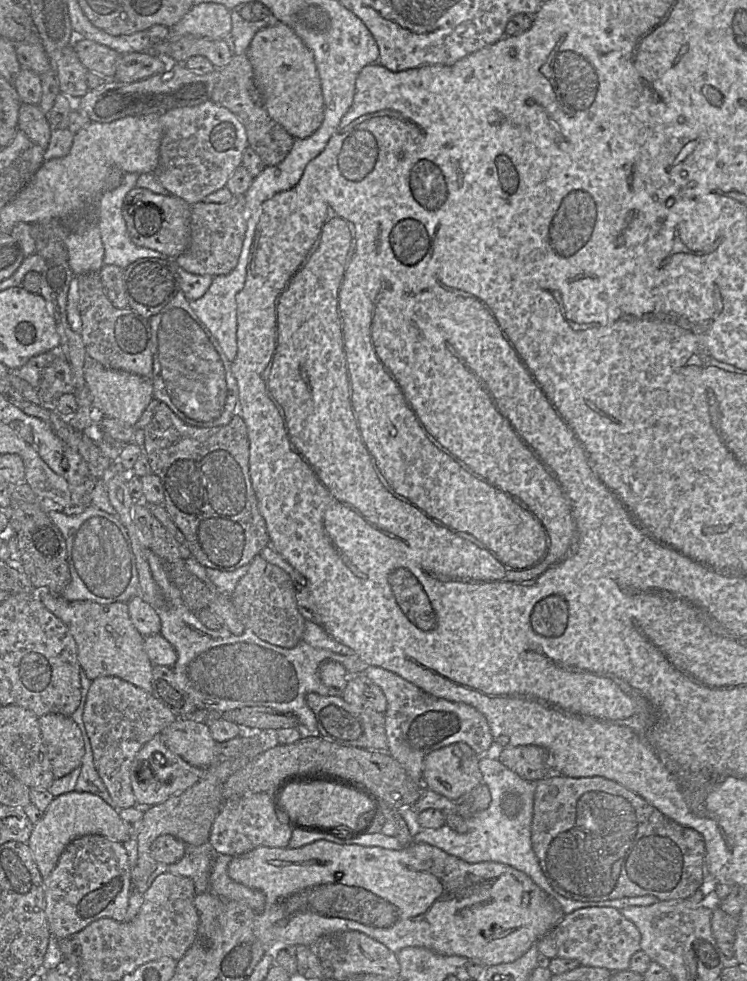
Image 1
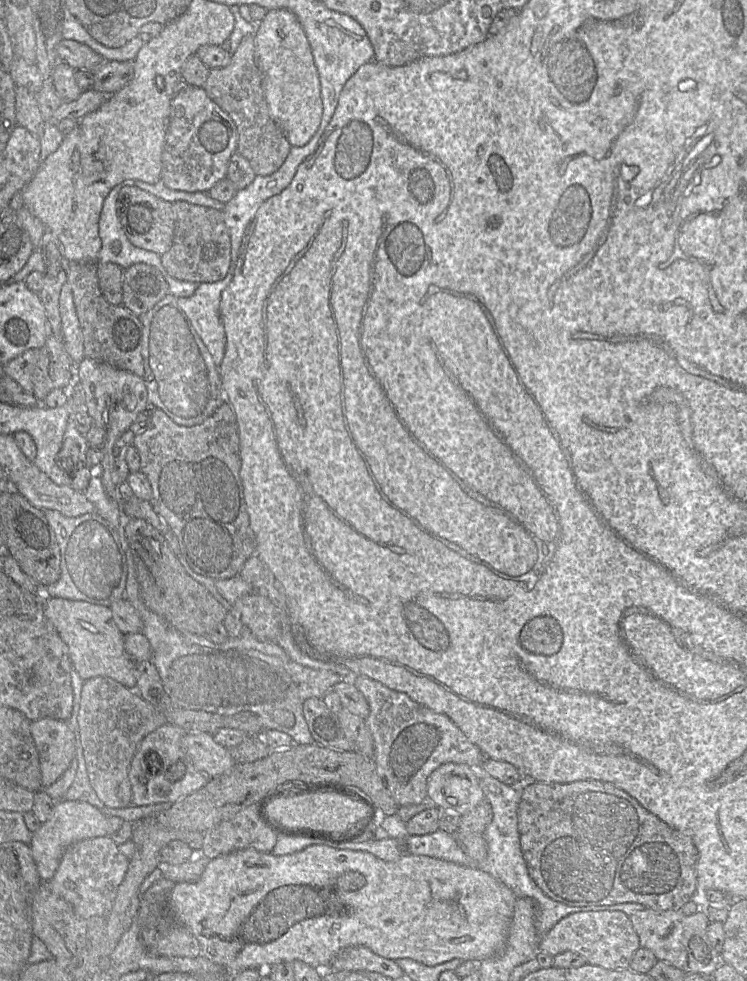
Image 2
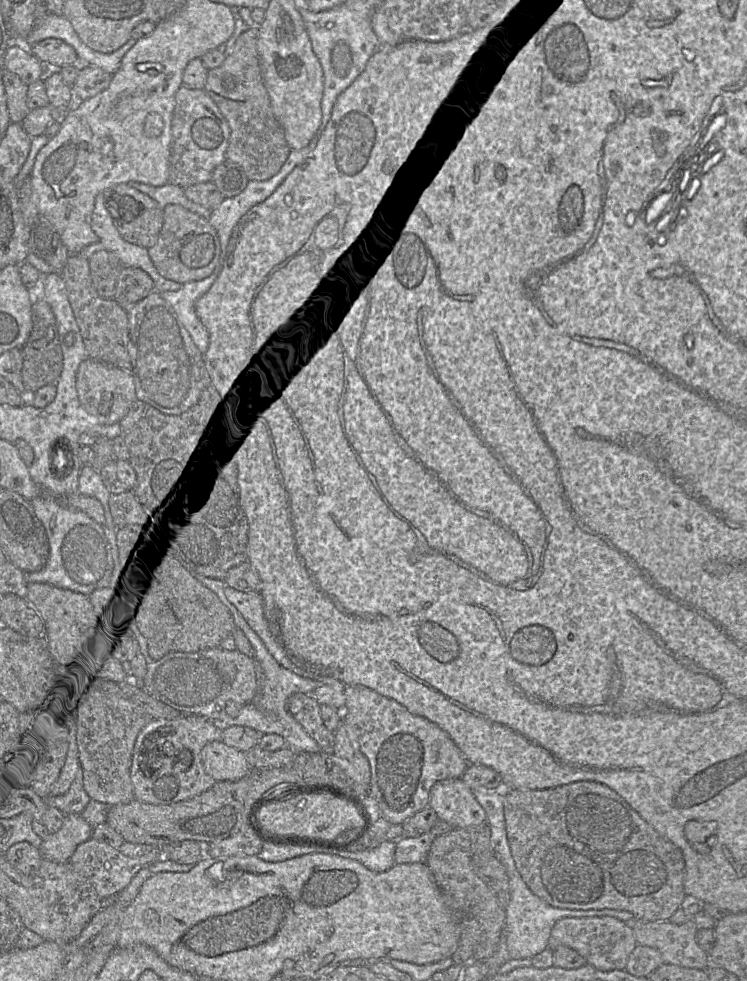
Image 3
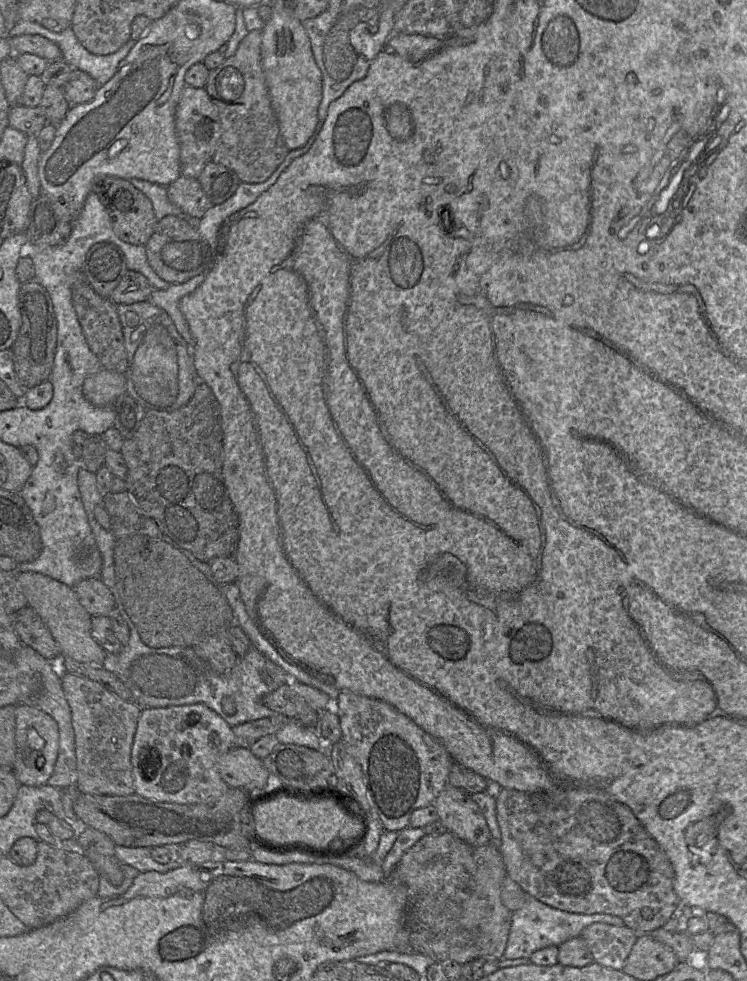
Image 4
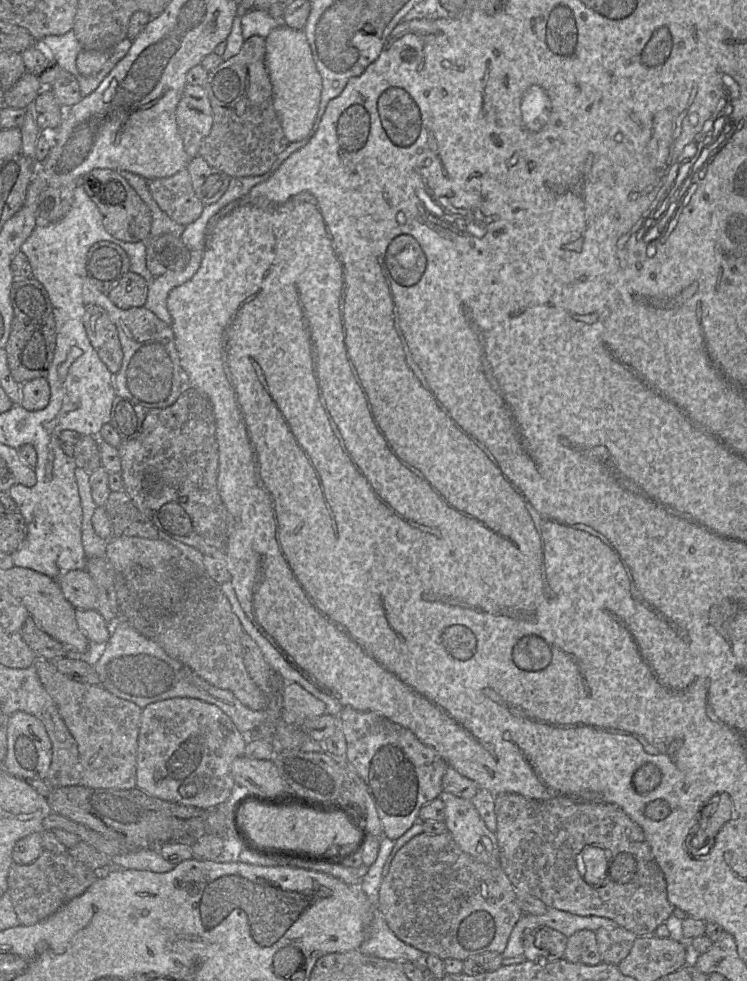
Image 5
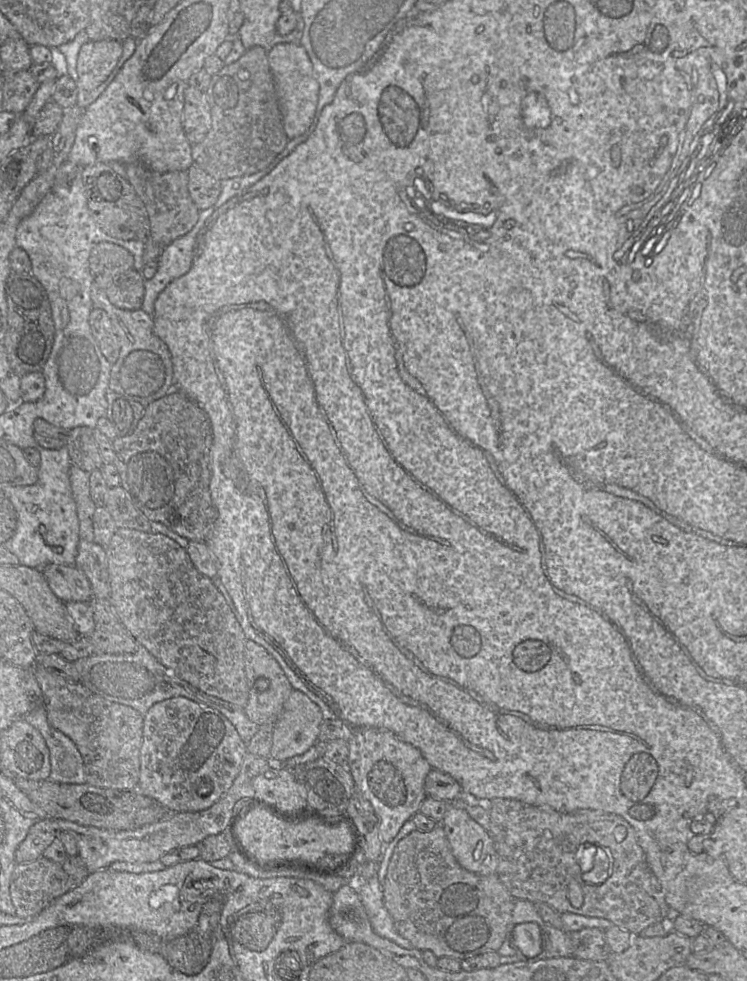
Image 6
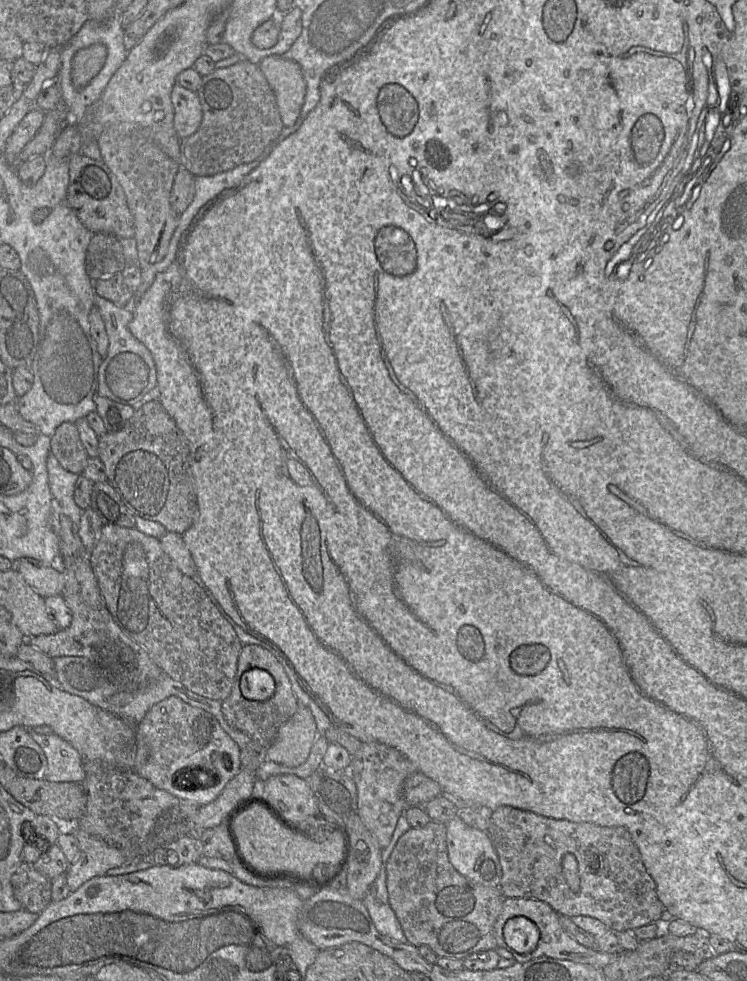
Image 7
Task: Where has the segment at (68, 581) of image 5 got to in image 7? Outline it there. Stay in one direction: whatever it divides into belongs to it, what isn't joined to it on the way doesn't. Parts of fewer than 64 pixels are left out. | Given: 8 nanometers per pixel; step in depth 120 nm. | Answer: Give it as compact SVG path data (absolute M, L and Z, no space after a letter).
M19 558L12 562L13 569L17 570L41 597L61 595L64 588L62 572L32 558Z

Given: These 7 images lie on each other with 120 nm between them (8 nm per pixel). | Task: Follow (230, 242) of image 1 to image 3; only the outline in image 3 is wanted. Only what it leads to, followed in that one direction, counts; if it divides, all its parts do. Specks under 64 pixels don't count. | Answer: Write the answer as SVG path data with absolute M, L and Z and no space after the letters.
M169 204L164 207L162 230L157 242L148 253L152 263L165 279L185 284L209 277L220 263L222 248L216 230L209 221L180 205Z

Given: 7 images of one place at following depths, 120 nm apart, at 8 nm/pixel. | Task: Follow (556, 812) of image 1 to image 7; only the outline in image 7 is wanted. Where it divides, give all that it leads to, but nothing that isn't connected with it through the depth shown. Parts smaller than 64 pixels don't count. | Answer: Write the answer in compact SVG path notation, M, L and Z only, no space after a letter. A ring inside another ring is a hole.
M500 806L492 811L486 832L499 858L502 869L500 890L505 898L534 898L544 901L560 915L590 916L614 932L635 930L660 920L665 907L657 896L655 881L647 872L640 852L626 828L576 823L510 806ZM567 853L574 855L577 860L580 880L578 892L573 892L563 877L562 859Z

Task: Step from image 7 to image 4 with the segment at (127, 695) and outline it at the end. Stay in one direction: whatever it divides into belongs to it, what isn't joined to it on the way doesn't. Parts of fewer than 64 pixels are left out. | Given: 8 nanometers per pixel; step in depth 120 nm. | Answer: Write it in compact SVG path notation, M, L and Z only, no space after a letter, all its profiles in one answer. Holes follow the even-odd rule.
M116 597L116 608L129 626L130 638L117 655L107 653L103 666L117 675L130 690L133 702L142 709L201 703L216 712L231 727L277 714L263 704L262 698L290 682L291 676L267 657L265 668L260 675L252 663L252 647L238 659L228 673L218 674L206 661L198 657L192 648L147 646L141 640L134 622L127 616L119 597ZM225 696L231 697L236 704L234 715L226 714L222 708L222 699Z

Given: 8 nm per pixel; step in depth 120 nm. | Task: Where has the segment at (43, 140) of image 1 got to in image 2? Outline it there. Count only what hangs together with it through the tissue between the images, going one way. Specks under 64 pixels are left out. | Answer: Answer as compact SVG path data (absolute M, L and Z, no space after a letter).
M23 86L15 88L15 116L17 124L40 138L44 132L44 121L35 94Z

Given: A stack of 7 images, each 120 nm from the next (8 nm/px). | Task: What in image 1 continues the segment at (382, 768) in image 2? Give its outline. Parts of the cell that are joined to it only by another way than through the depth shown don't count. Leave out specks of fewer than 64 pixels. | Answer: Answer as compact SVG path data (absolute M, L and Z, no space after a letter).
M368 666L362 674L378 685L387 699L384 715L388 753L416 783L423 784L423 762L434 750L464 742L477 755L485 756L490 748L493 737L488 722L473 706L434 697L399 675L380 667Z

